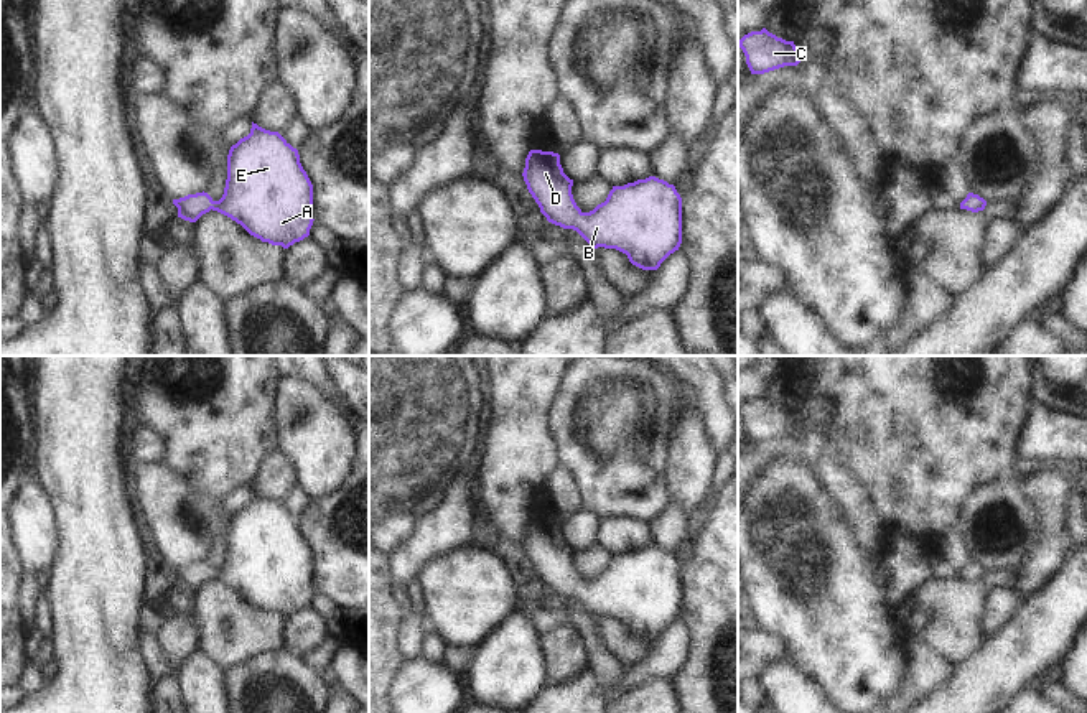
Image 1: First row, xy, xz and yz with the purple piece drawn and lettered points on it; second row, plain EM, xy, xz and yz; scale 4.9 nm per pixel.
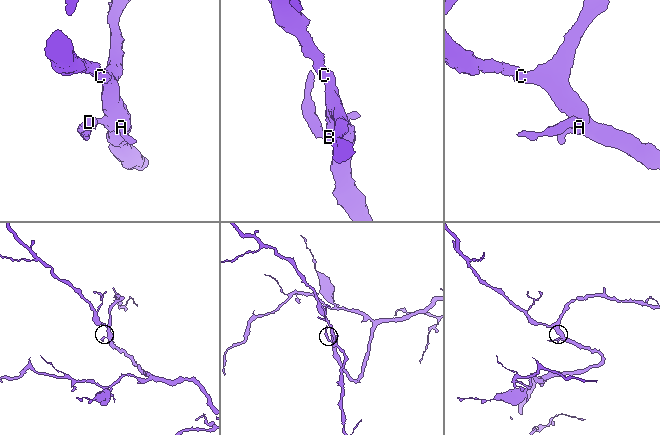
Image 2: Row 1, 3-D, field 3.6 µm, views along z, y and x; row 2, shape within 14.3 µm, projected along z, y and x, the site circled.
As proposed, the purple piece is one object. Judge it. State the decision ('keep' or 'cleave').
keep

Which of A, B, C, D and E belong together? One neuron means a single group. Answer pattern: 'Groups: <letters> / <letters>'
Groups: A B C D E

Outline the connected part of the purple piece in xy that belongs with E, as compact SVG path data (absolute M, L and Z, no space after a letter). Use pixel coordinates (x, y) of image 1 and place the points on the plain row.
M252 491L250 502L231 515L227 524L227 548L224 563L214 570L208 562L173 568L178 586L196 591L203 583L217 580L250 604L288 617L310 604L313 594L313 553L300 532L298 519L278 501L270 501Z

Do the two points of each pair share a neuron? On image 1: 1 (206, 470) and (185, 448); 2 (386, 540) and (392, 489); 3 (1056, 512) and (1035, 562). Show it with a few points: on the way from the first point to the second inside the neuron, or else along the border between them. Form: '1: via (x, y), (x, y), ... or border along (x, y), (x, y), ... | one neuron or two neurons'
1: via (201, 465), (190, 453) | one neuron
2: border along (409, 511), (391, 514), (386, 519) | two neurons
3: via (1053, 524), (1053, 544), (1046, 550) | one neuron

